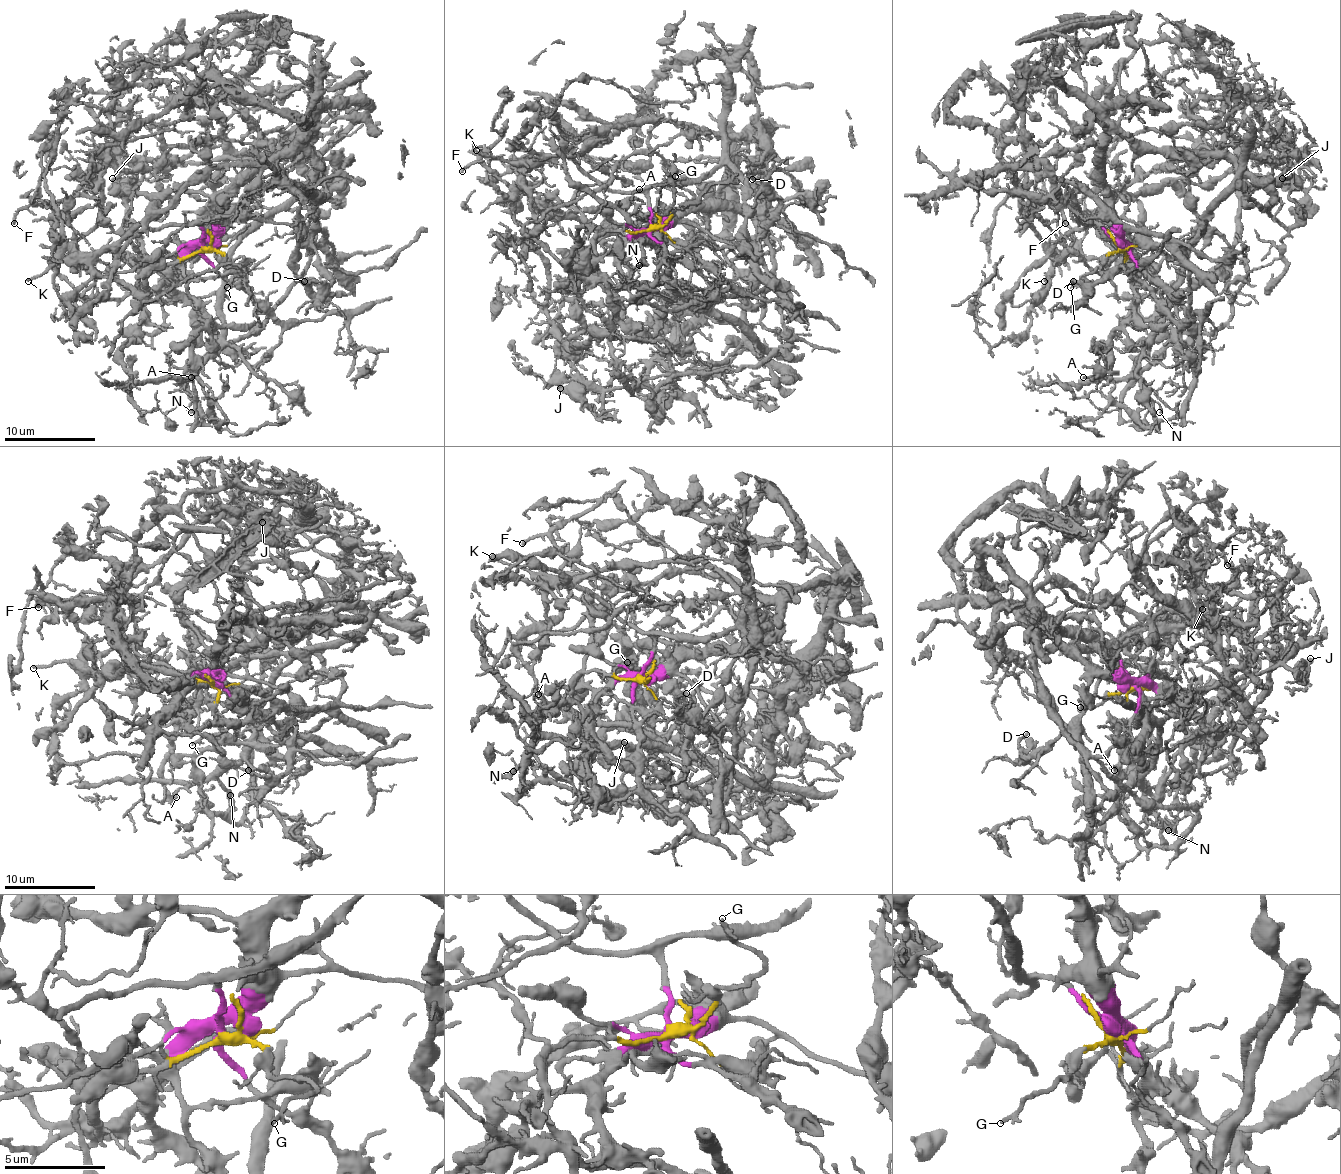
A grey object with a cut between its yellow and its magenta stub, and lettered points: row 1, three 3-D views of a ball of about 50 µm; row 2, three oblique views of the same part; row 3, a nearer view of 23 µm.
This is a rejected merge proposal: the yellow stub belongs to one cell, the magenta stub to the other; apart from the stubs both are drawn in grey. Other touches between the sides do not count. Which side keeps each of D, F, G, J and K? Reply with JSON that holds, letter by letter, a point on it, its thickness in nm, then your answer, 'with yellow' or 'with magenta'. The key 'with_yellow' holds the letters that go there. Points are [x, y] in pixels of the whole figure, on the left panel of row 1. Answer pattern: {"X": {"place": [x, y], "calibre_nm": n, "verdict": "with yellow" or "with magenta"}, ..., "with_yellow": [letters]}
{"D": {"place": [304, 281], "calibre_nm": 160, "verdict": "with magenta"}, "F": {"place": [14, 223], "calibre_nm": 260, "verdict": "with yellow"}, "G": {"place": [227, 287], "calibre_nm": 140, "verdict": "with yellow"}, "J": {"place": [112, 178], "calibre_nm": 320, "verdict": "with magenta"}, "K": {"place": [28, 281], "calibre_nm": 190, "verdict": "with magenta"}, "with_yellow": ["F", "G"]}

